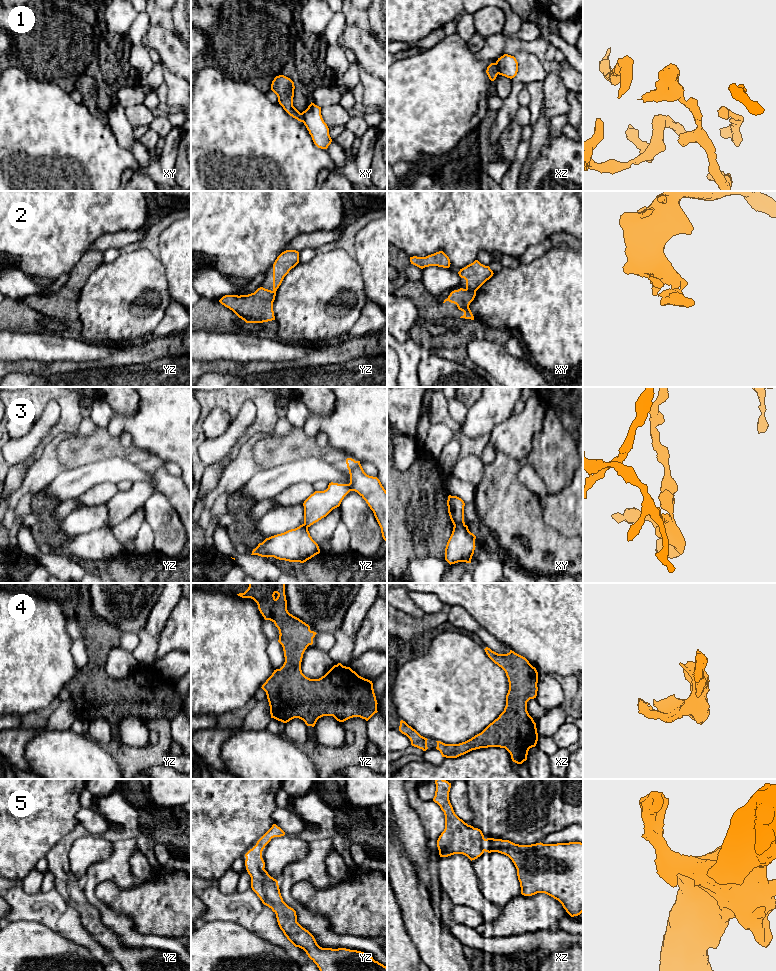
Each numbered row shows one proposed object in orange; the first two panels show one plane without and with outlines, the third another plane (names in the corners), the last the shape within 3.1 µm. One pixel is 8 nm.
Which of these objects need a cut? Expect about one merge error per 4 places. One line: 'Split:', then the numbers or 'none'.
Split: 1, 2, 3

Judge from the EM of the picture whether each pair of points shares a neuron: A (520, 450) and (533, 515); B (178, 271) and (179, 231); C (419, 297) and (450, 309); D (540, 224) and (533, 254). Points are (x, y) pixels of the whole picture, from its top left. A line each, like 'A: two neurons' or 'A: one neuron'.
A: two neurons
B: one neuron
C: one neuron
D: two neurons

